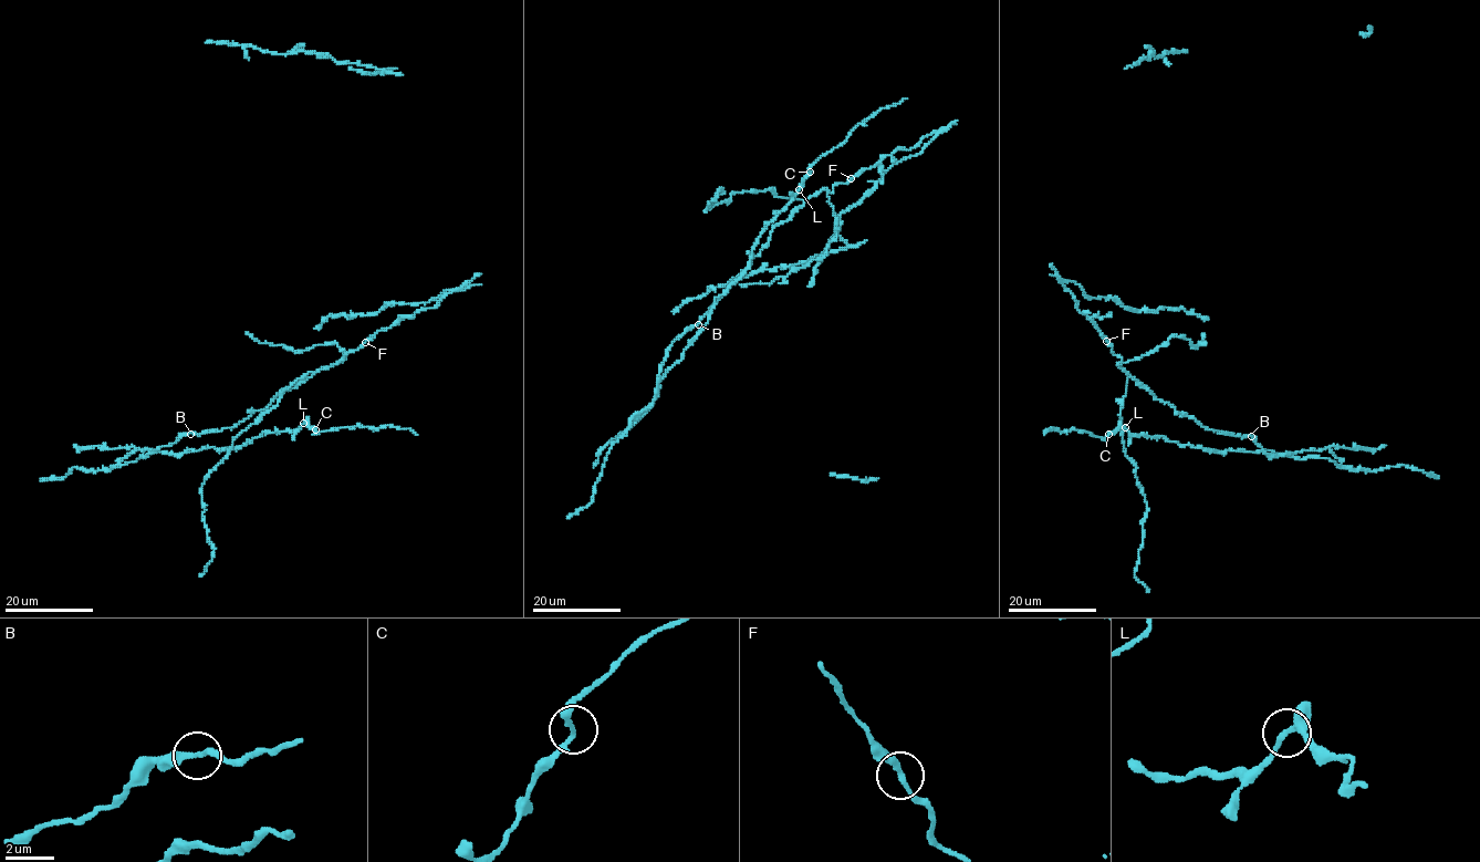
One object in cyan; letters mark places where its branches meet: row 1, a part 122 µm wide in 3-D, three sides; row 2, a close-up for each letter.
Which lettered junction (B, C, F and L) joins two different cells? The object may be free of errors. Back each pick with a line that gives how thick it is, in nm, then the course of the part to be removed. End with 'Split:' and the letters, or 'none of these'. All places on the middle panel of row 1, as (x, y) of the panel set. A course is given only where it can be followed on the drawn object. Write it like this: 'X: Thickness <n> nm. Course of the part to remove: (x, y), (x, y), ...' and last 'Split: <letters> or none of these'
Split: none of these

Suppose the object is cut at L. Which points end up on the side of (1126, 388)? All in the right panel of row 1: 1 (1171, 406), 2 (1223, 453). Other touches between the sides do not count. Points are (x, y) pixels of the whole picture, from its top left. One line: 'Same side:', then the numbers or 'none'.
Same side: 1

